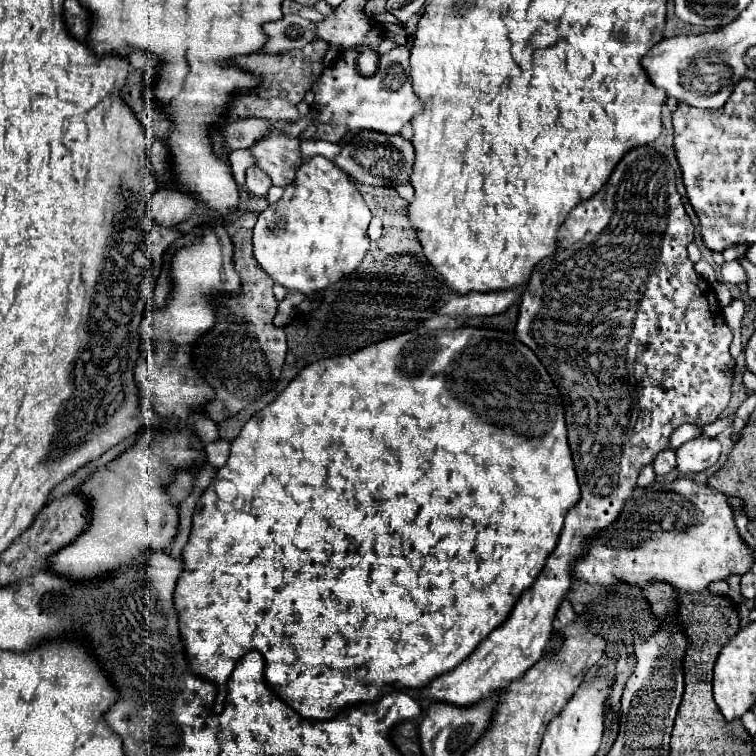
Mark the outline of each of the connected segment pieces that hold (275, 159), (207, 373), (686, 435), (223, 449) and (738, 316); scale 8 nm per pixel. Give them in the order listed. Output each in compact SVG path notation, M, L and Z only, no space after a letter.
M279 131L261 137L249 147L249 151L255 157L255 165L263 169L277 187L285 187L295 177L295 165L303 163L299 155L299 139Z
M249 211L235 221L223 221L223 227L227 229L235 247L233 263L241 277L241 293L219 295L215 299L215 325L191 347L191 363L199 373L199 379L203 379L215 393L215 397L205 403L205 413L213 421L217 419L215 423L221 423L223 419L239 413L253 401L261 399L269 389L273 389L287 353L285 331L283 327L273 325L273 317L277 313L273 279L267 277L267 273L257 265L253 257L251 237L255 221L257 215Z
M685 423L685 425L681 425L681 427L677 427L673 431L673 435L671 435L671 447L677 449L681 443L685 443L689 439L697 439L697 437L703 437L703 429L697 427L697 425Z
M217 439L209 445L205 445L205 453L207 453L207 461L213 465L213 467L221 467L225 465L227 461L227 455L229 455L229 441L223 441L223 439Z
M733 299L733 301L723 309L723 317L725 317L727 325L731 327L731 331L733 331L735 335L739 335L743 315L745 315L745 303L743 303L741 299Z

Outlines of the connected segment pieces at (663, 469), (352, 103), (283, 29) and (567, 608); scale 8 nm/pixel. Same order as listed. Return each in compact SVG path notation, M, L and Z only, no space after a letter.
M673 449L661 451L653 461L653 469L655 469L655 475L667 475L669 471L673 471L675 469L675 451Z
M395 47L389 53L379 57L379 69L371 77L363 77L357 71L345 69L345 53L335 59L331 67L323 71L323 75L313 83L315 103L321 111L319 123L315 121L317 133L315 139L337 143L341 137L351 131L375 129L383 133L399 133L405 123L413 119L413 115L423 111L423 101L411 87L411 65L409 65L409 49Z
M285 15L279 21L265 23L263 31L267 35L267 41L259 49L261 55L277 55L291 49L301 49L317 37L313 21L307 21L299 15Z
M565 599L561 603L561 609L557 611L557 619L553 621L553 627L555 627L555 631L559 631L559 629L563 629L563 627L567 627L567 625L571 625L575 621L577 621L577 613L573 611L571 603Z

